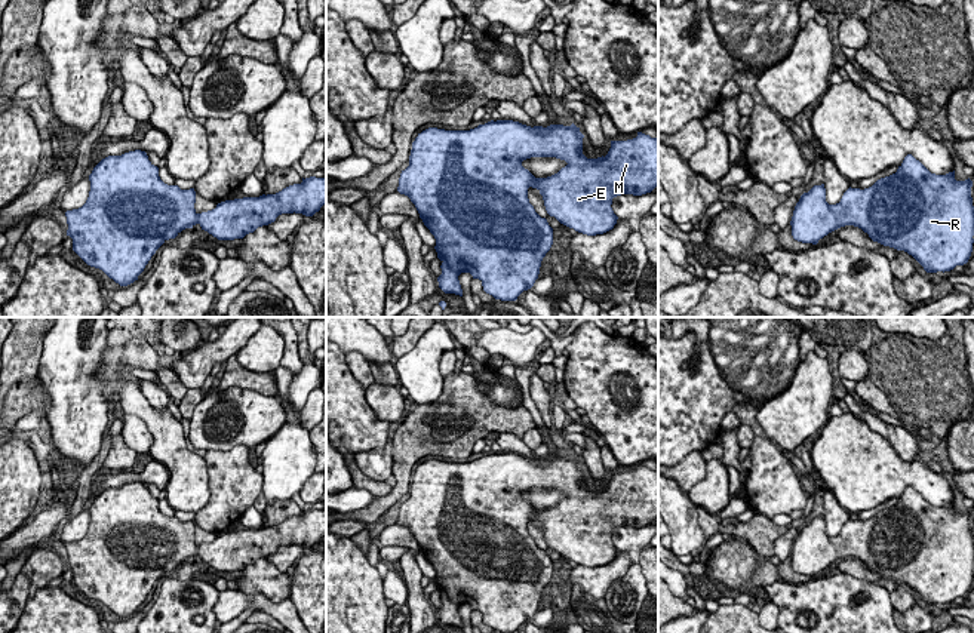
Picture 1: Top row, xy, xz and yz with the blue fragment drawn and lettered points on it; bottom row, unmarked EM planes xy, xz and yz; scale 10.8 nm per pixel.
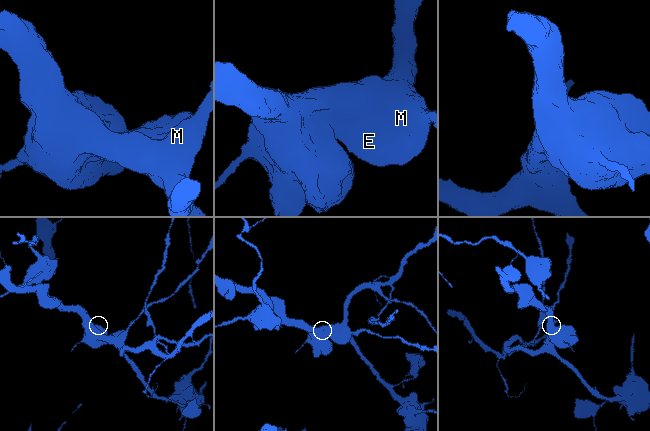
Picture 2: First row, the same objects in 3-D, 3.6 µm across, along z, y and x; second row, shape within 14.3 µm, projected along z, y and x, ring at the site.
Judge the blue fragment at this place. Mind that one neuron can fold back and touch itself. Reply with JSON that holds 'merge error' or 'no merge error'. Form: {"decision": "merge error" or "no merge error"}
{"decision": "no merge error"}

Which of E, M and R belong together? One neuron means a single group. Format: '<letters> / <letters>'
E M R

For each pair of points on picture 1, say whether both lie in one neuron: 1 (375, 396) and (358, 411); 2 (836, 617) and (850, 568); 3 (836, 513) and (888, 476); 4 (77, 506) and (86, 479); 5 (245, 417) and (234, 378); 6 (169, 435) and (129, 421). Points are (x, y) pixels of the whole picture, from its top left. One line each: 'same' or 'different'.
1: different
2: different
3: different
4: same
5: different
6: different

